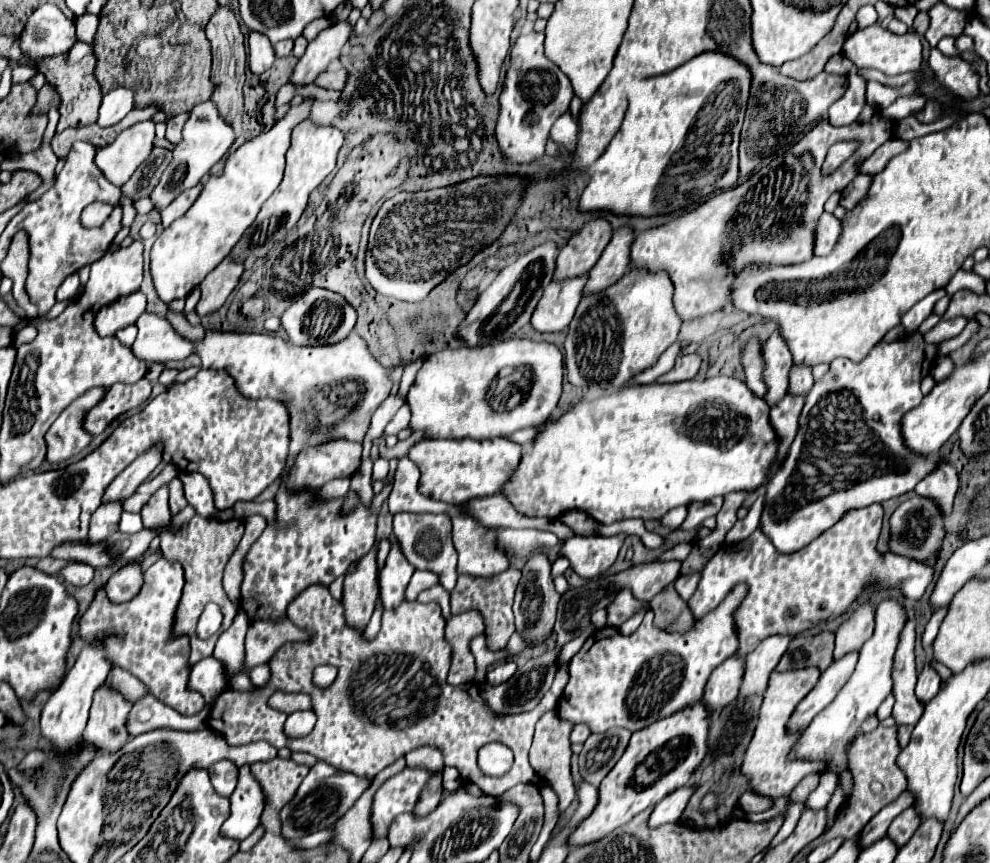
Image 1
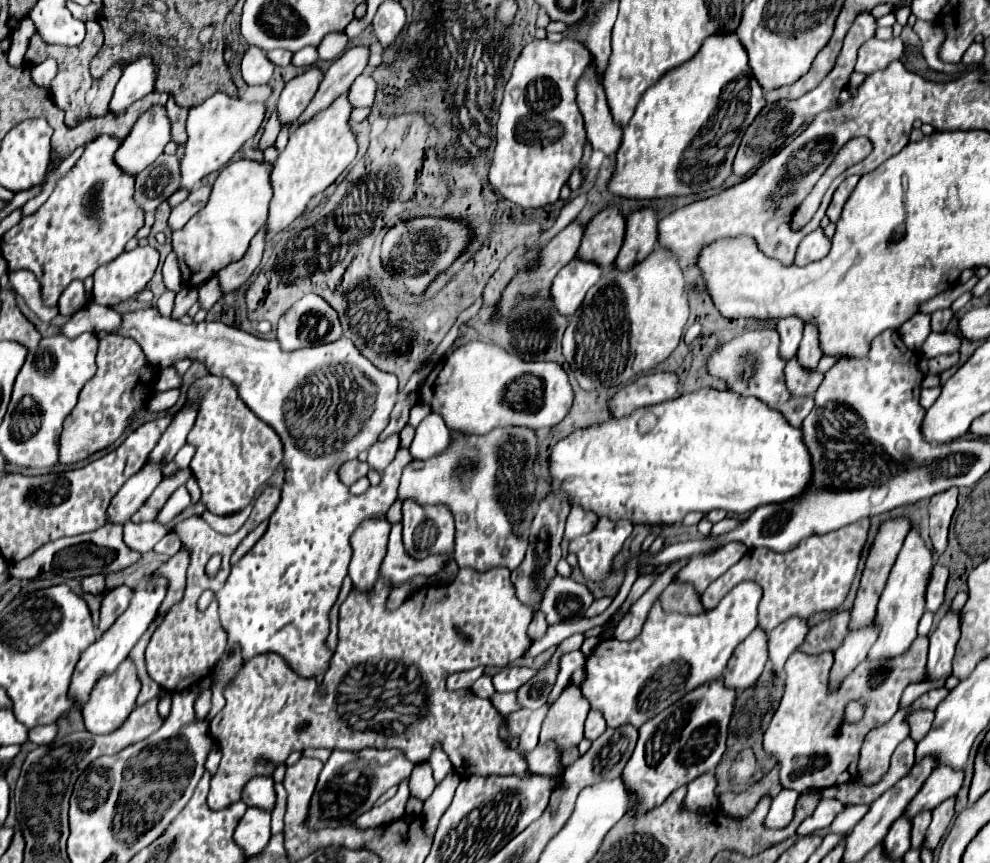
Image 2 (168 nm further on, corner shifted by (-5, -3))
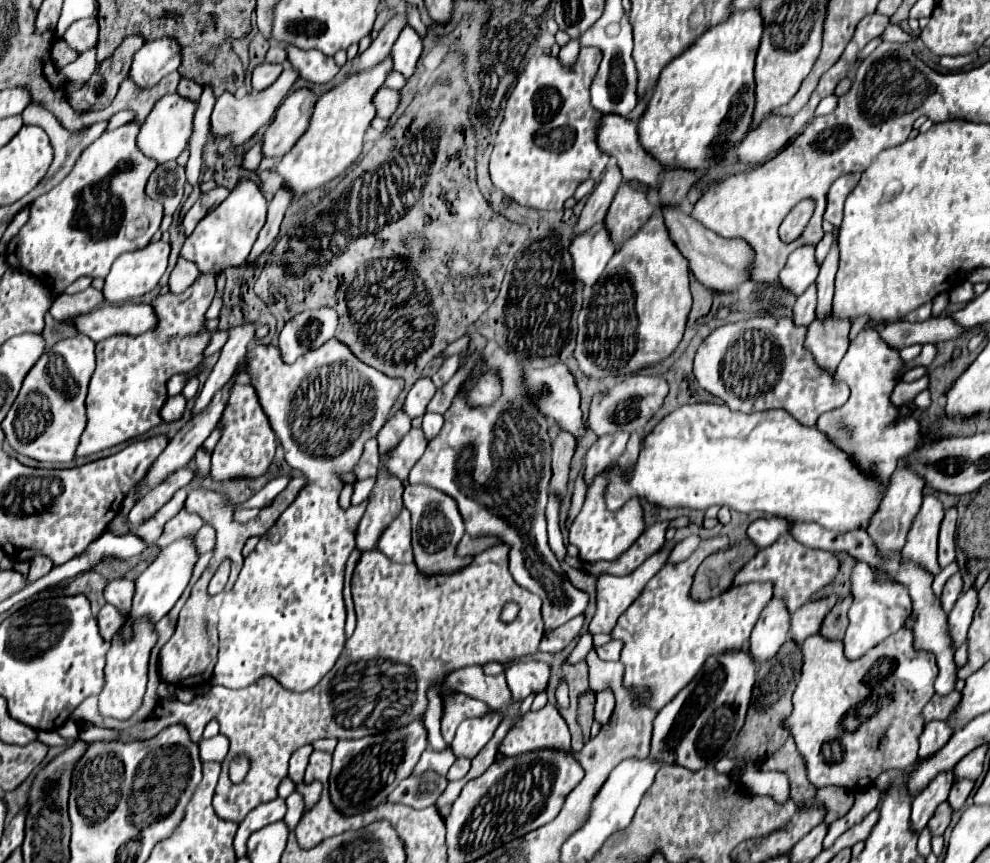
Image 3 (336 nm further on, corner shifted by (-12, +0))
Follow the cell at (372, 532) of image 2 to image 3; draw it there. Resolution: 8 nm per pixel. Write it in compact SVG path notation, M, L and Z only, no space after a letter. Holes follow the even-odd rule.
M381 457L379 471L377 471L377 483L369 495L369 503L367 503L365 515L363 515L363 519L359 523L359 531L357 531L357 549L359 551L375 549L383 529L403 509L401 493L403 493L403 483L397 477L391 477L391 473L385 469L383 457Z

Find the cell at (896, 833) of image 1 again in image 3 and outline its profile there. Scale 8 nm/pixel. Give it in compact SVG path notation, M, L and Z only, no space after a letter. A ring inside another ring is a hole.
M949 803L939 805L939 809L935 811L935 815L933 815L931 821L929 821L931 835L943 835L945 829L949 827L949 823L951 823L951 817L953 817L953 809L951 809L951 805L949 805Z

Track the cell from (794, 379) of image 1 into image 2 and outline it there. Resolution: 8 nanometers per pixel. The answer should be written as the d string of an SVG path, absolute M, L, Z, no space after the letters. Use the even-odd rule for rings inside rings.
M806 324L804 338L798 348L798 364L806 370L816 370L820 358L822 358L822 350L818 346L818 330L814 324Z

